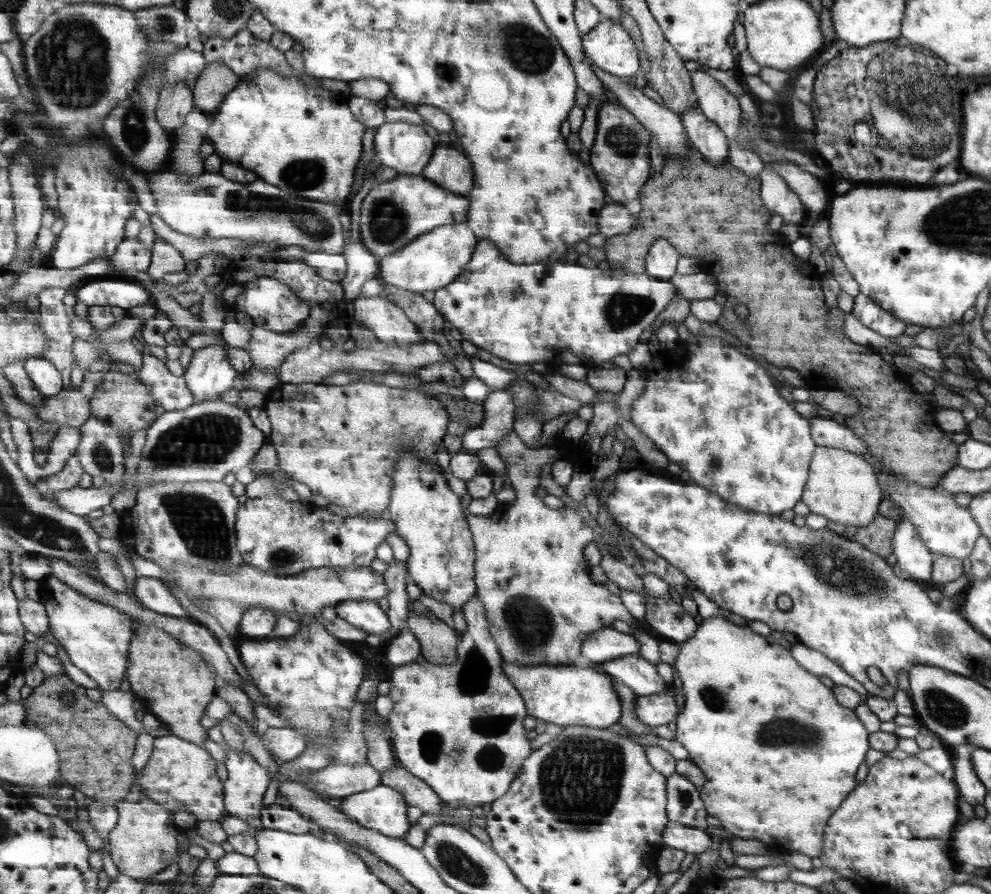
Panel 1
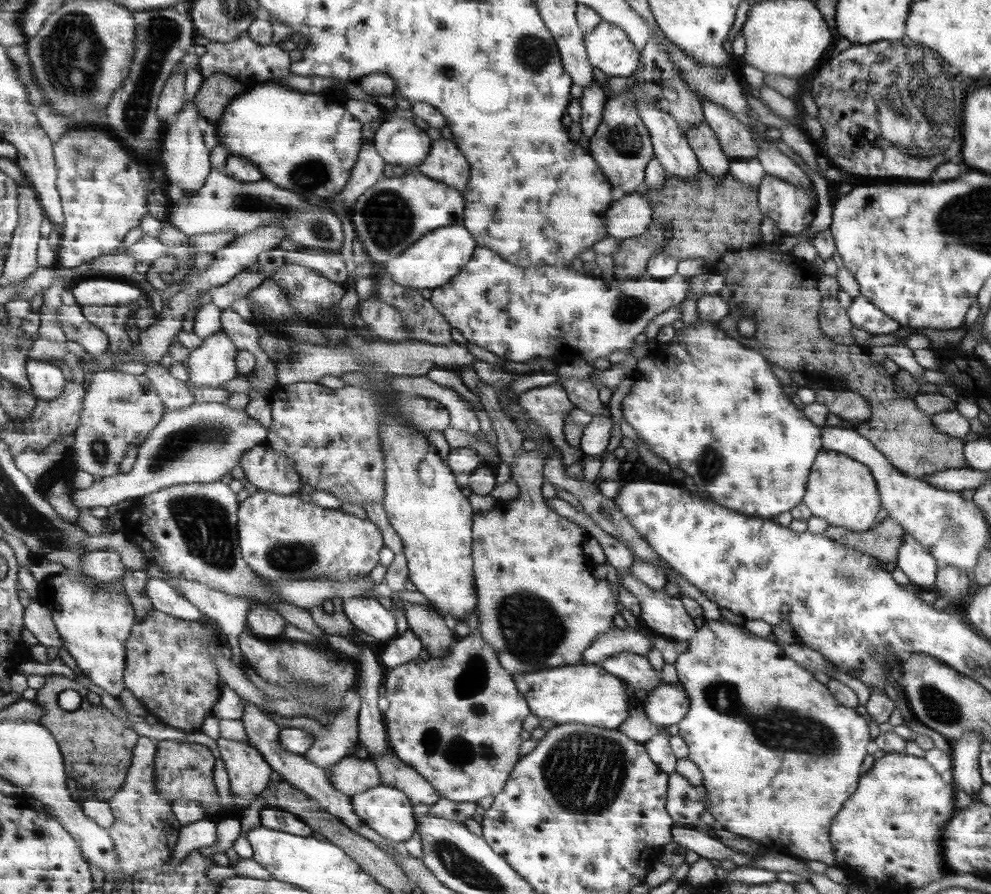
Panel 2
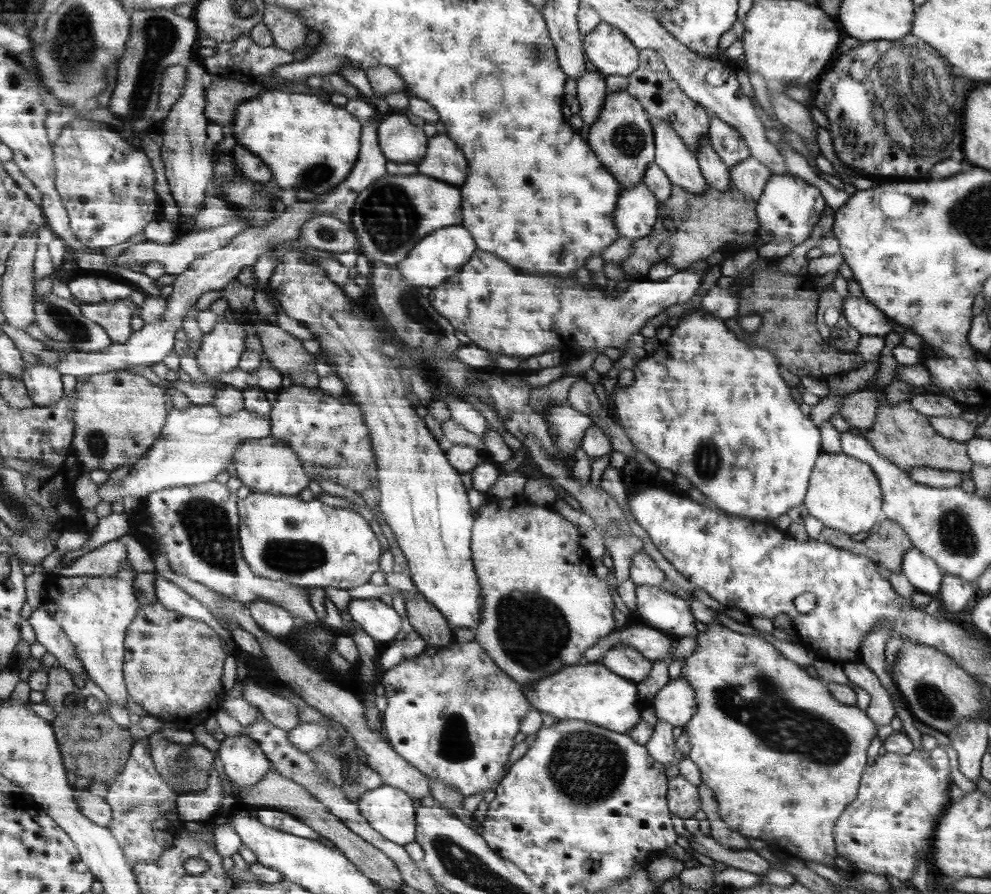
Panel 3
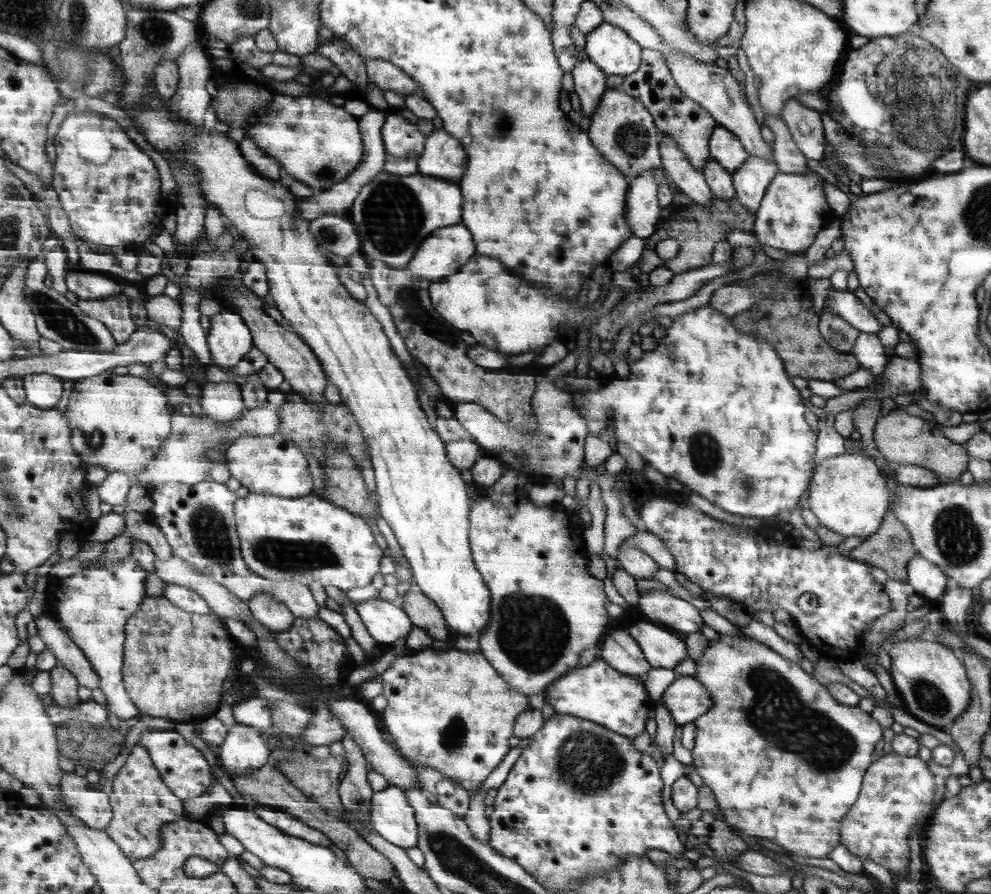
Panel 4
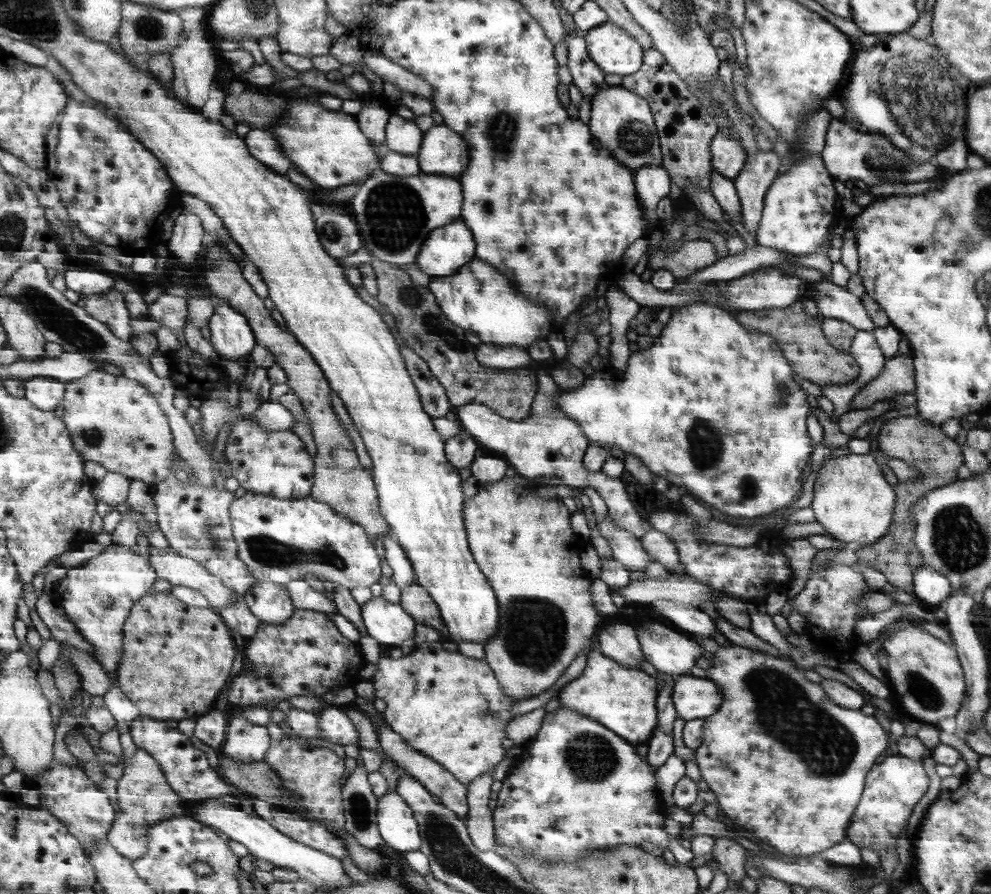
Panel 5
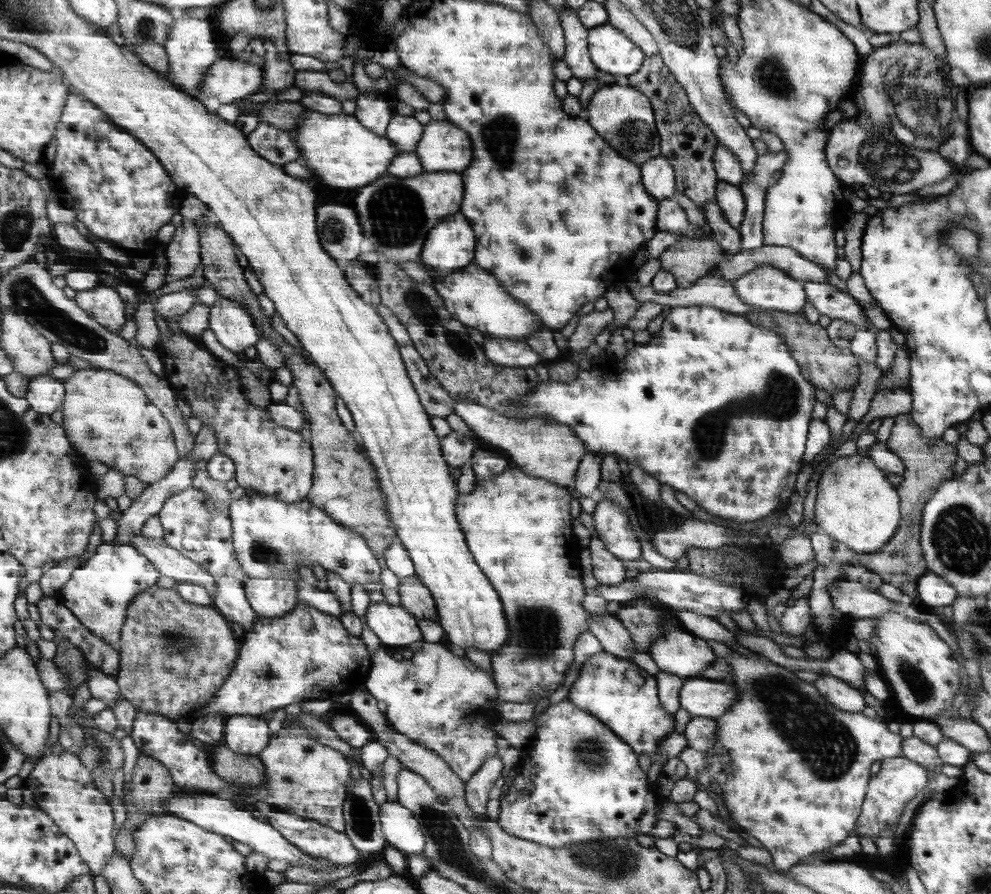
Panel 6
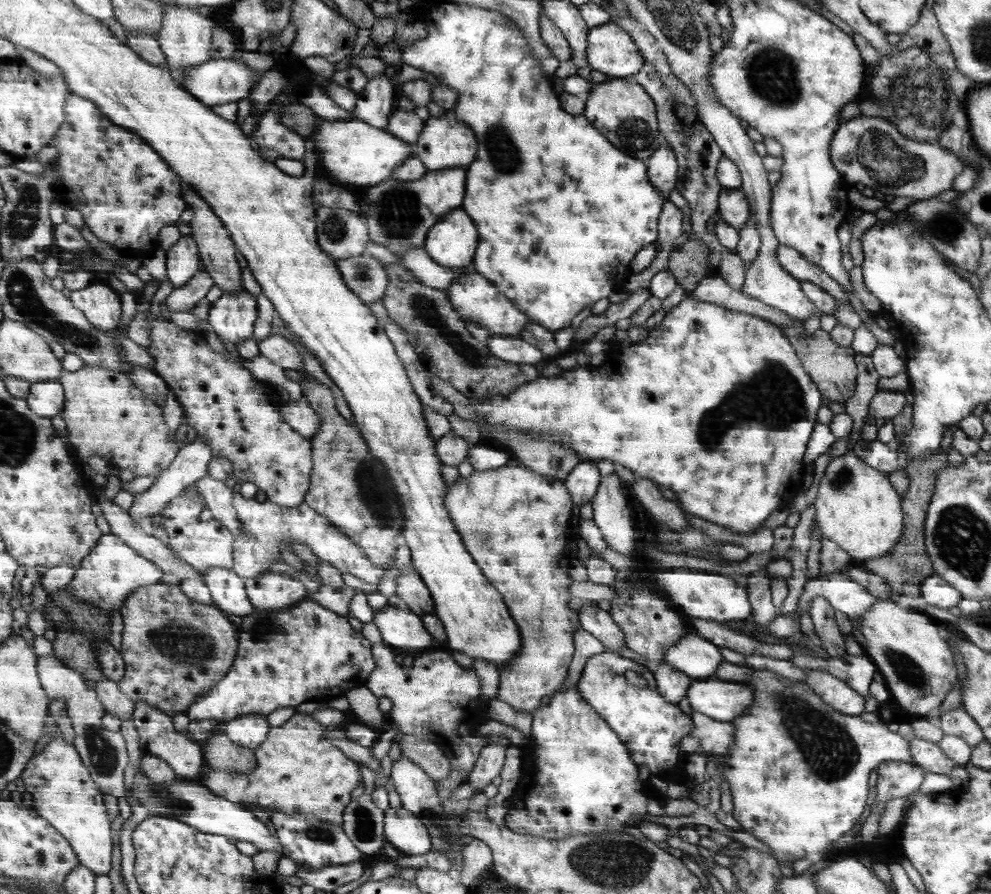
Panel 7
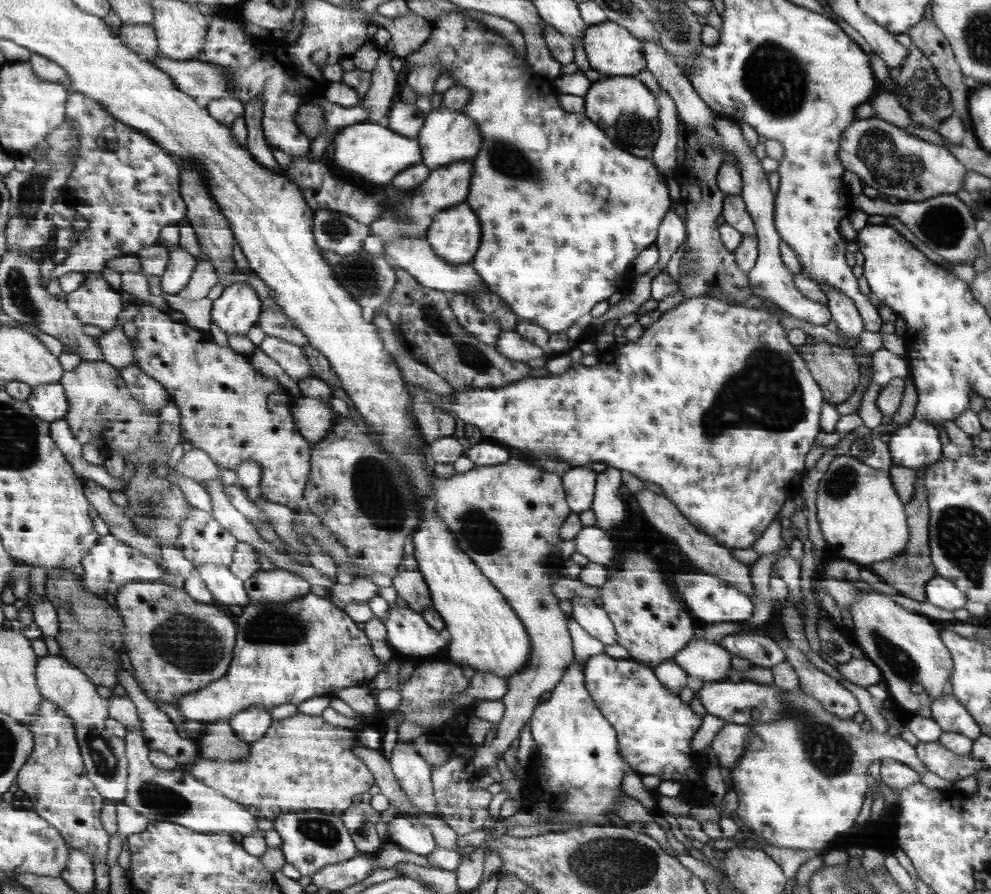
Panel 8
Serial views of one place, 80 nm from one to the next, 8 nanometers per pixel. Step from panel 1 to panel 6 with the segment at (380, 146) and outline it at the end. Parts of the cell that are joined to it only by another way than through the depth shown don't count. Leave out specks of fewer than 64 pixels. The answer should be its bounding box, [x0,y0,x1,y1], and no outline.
[384,114,424,153]

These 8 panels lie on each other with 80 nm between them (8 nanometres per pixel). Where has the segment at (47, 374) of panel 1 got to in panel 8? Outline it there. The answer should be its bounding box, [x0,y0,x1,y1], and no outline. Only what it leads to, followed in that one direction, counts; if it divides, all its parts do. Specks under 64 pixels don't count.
[28,382,69,423]

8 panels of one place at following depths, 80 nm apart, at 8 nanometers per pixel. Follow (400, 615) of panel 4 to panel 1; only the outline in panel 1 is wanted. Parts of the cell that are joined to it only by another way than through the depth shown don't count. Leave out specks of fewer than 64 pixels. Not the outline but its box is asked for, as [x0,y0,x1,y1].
[335,600,389,638]

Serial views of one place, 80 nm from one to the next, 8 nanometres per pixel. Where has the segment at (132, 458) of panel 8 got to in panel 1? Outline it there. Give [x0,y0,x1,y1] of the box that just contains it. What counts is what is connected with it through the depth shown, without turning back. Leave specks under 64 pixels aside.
[75,371,159,484]

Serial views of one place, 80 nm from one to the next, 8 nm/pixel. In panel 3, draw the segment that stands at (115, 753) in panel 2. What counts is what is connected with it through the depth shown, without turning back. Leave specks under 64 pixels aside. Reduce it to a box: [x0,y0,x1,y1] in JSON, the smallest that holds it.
[44,665,136,786]

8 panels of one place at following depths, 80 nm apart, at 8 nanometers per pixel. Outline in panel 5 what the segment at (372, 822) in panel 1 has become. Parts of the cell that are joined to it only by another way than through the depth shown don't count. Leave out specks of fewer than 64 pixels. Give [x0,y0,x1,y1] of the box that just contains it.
[377,791,418,853]

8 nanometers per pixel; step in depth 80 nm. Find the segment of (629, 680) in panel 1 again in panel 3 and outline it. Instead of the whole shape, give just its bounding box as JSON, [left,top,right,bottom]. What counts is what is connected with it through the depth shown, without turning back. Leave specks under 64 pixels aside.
[600,644,651,683]

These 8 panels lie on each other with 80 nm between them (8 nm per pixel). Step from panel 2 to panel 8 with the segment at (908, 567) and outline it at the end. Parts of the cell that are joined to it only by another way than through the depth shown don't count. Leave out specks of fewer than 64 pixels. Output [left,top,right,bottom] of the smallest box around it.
[924,575,967,611]

